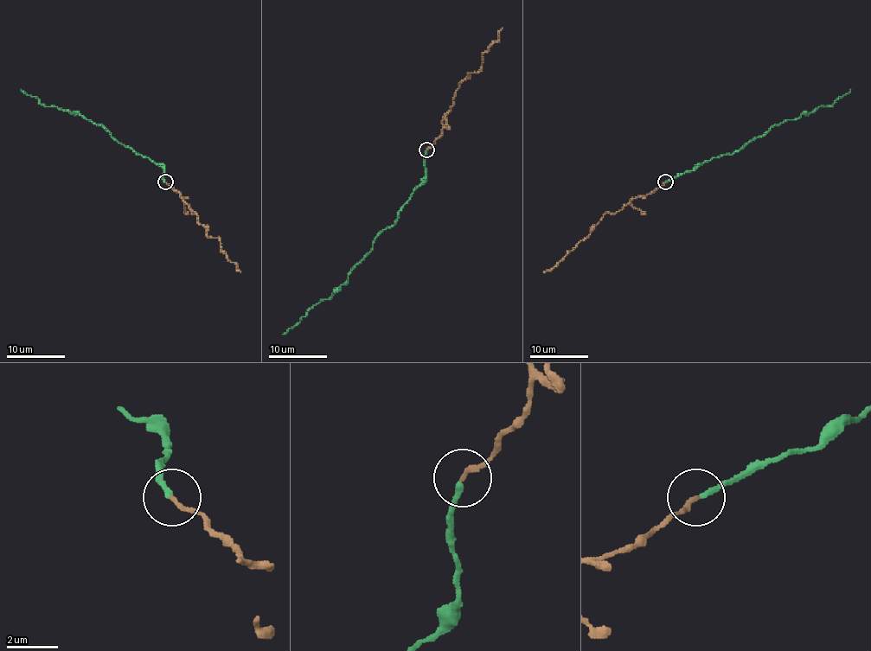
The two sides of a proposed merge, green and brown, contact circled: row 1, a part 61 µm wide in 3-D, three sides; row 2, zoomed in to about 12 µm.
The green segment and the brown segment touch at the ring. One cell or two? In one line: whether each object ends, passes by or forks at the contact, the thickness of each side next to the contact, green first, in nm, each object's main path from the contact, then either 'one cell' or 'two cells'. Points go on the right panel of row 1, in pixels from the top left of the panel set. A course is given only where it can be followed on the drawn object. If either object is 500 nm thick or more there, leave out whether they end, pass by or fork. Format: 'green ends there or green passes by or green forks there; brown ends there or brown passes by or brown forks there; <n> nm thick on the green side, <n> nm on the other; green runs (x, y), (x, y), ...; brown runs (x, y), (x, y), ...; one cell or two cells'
green ends there; brown ends there; 200 nm thick on the green side, 200 nm on the other; green runs (665, 182), (722, 155), (738, 151), (771, 127), (820, 106), (829, 106), (850, 89); brown runs (665, 182), (650, 194), (632, 198), (620, 210), (606, 213), (588, 238), (543, 272); one cell

